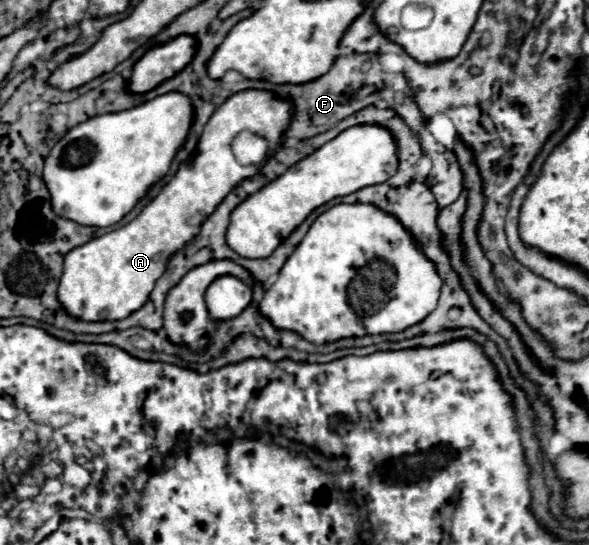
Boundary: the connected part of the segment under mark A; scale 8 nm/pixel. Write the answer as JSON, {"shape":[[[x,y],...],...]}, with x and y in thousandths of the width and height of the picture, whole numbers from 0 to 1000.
{"shape":[[[414,165],[390,176],[350,224],[336,268],[323,294],[306,301],[295,327],[258,363],[231,404],[190,422],[170,437],[126,455],[109,470],[109,499],[95,532],[95,547],[119,580],[146,591],[207,587],[231,572],[255,543],[261,517],[278,503],[282,484],[319,440],[340,426],[343,404],[353,400],[380,360],[431,319],[431,305],[411,305],[394,283],[394,257],[411,239],[455,257],[458,275],[475,272],[475,250],[496,217],[496,191],[448,165]]]}

